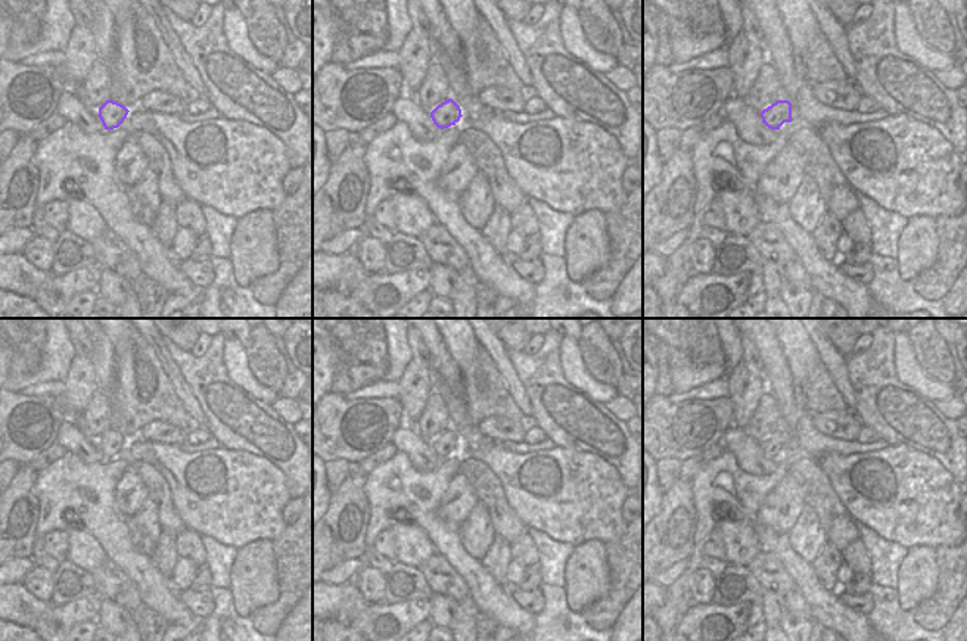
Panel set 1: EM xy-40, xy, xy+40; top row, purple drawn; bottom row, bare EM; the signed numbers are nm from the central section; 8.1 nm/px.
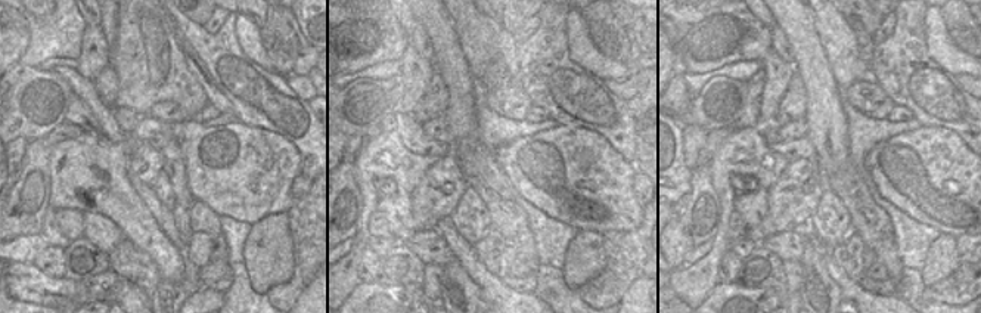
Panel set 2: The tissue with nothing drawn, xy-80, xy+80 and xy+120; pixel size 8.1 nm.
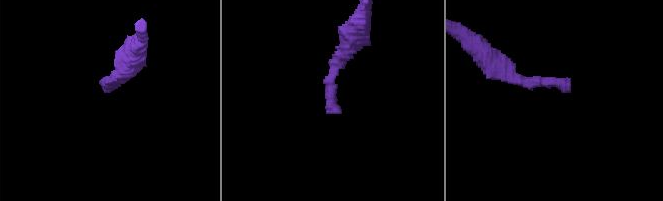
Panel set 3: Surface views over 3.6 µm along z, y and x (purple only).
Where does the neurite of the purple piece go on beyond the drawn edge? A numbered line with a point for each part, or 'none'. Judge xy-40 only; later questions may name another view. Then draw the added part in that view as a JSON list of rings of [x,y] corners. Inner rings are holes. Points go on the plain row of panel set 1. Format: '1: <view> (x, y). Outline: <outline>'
none.

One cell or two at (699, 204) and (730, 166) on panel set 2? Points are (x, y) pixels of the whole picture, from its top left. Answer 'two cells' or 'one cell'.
two cells

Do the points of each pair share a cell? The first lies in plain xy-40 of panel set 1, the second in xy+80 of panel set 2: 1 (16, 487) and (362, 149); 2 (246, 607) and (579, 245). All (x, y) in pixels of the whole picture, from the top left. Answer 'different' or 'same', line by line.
1: different
2: different

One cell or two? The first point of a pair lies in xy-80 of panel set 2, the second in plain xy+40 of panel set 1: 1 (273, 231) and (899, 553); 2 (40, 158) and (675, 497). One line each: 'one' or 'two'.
1: two
2: one

